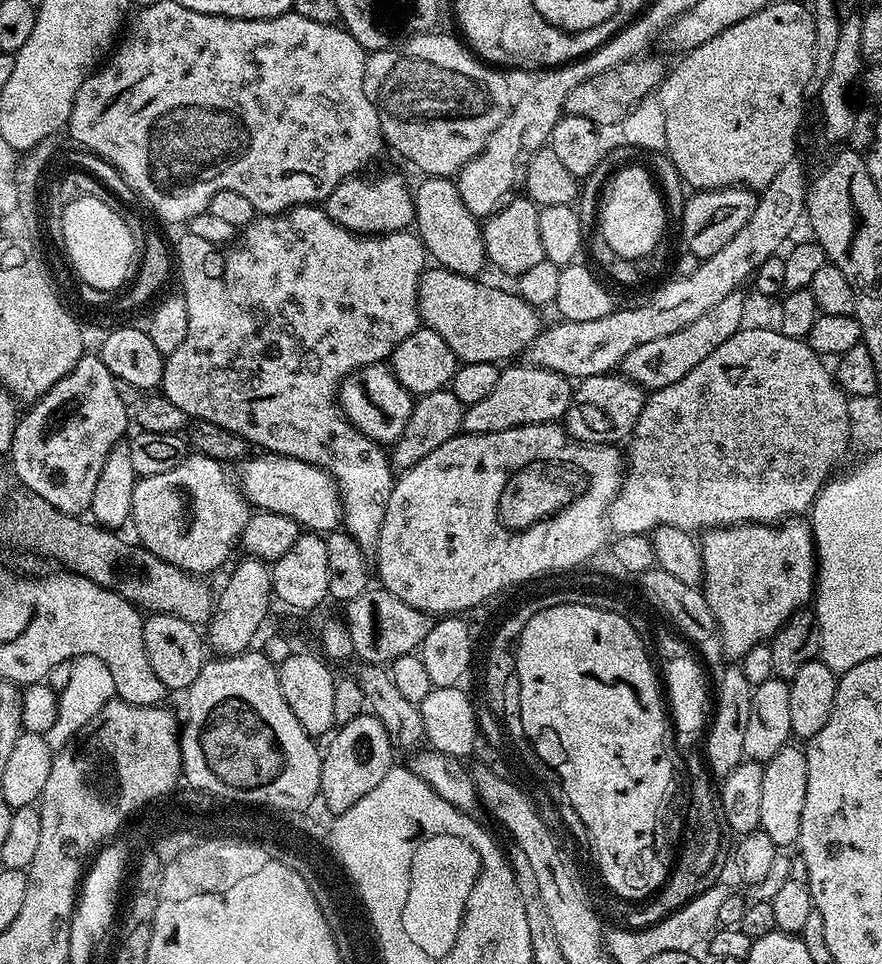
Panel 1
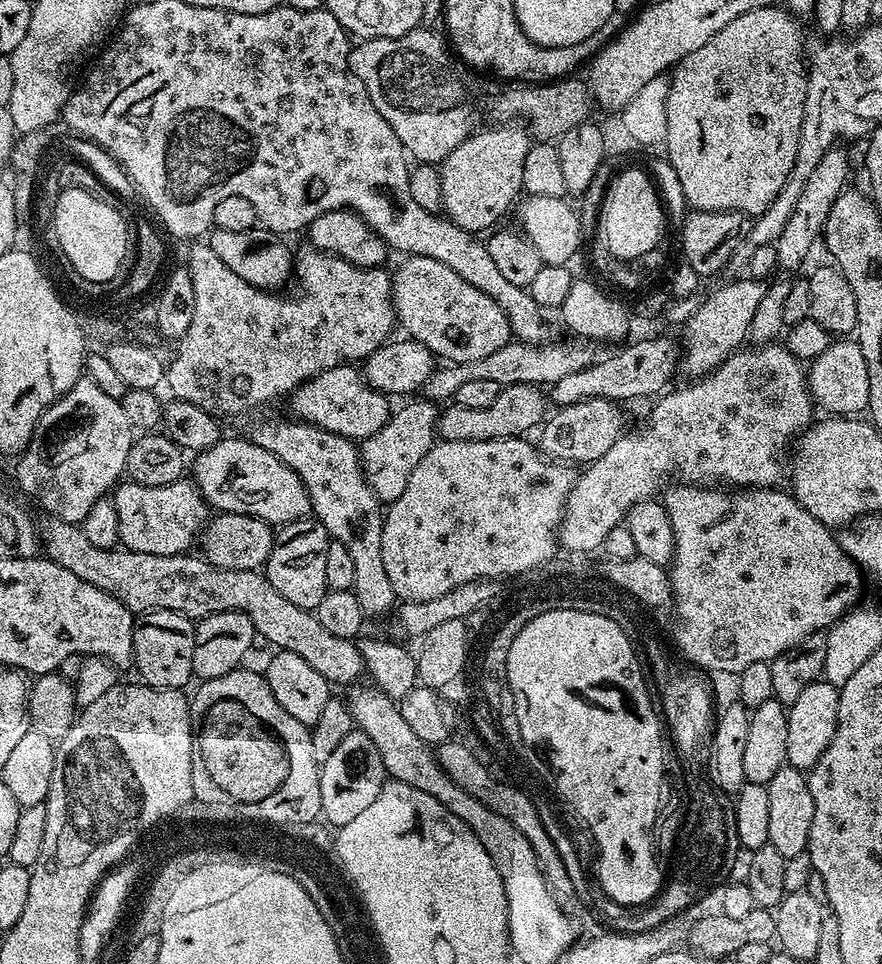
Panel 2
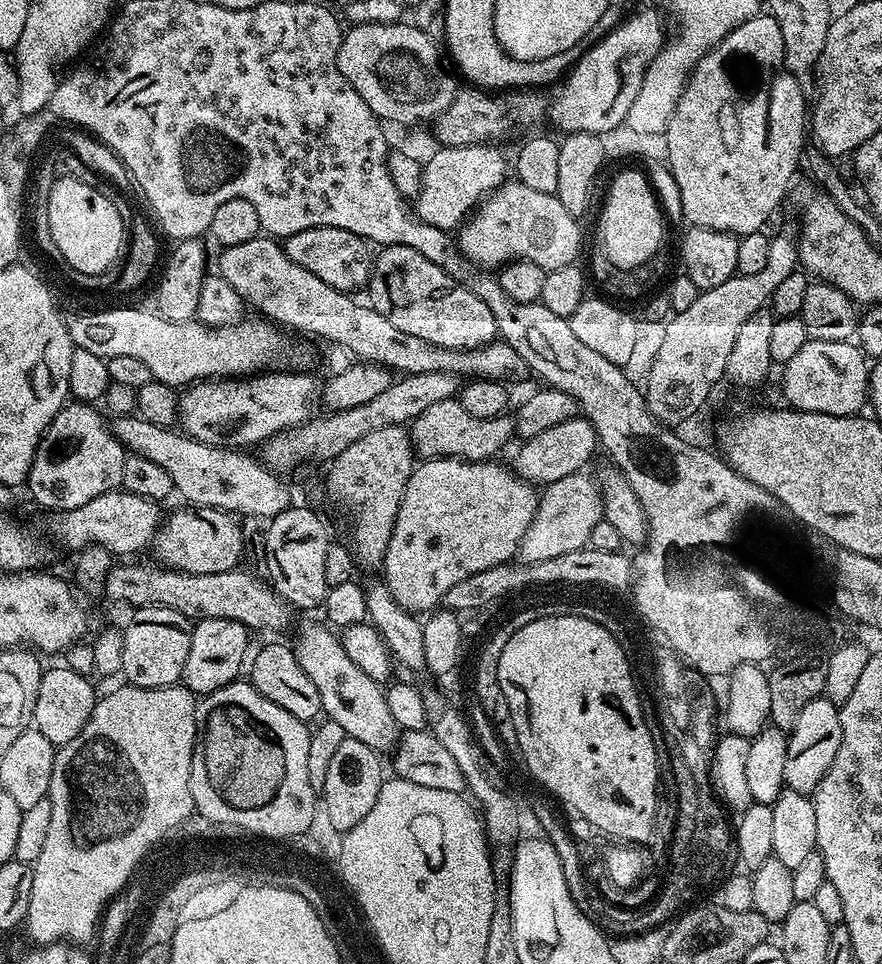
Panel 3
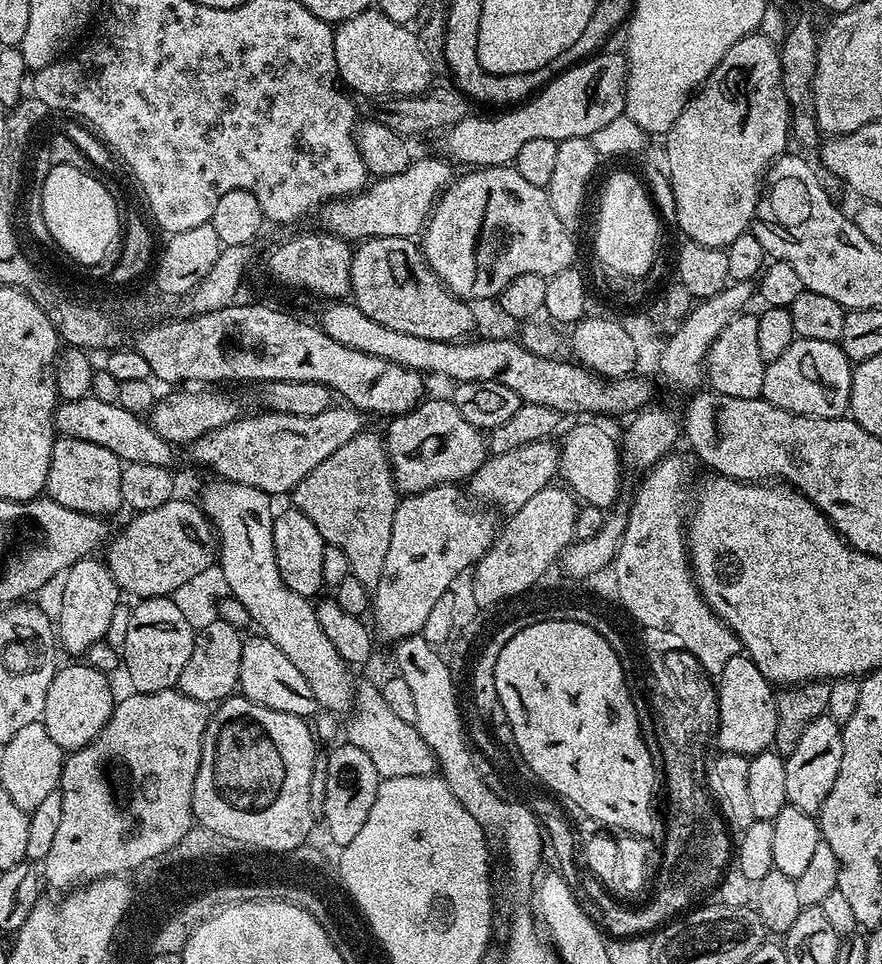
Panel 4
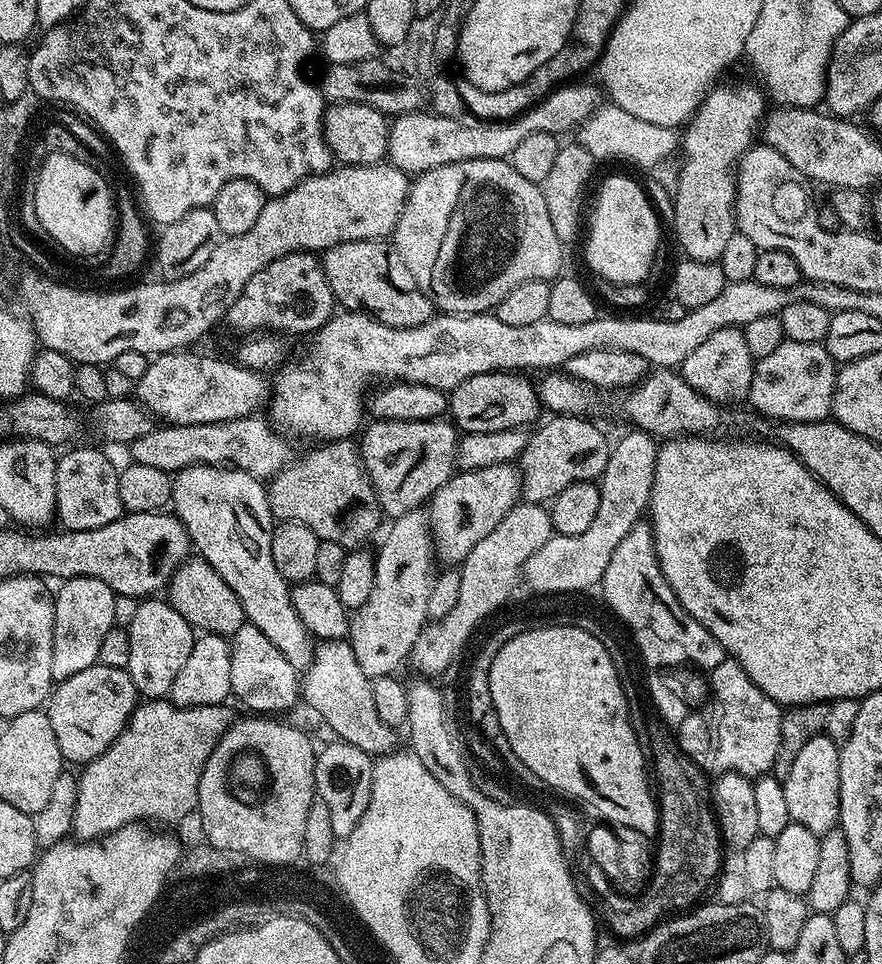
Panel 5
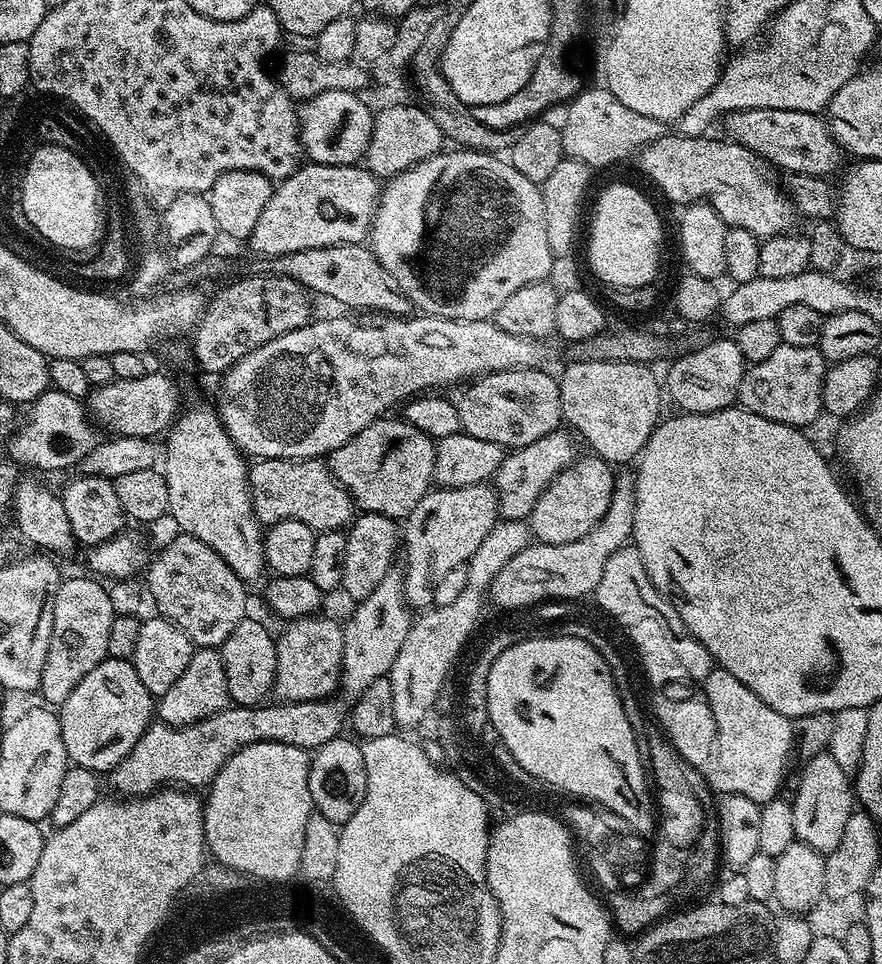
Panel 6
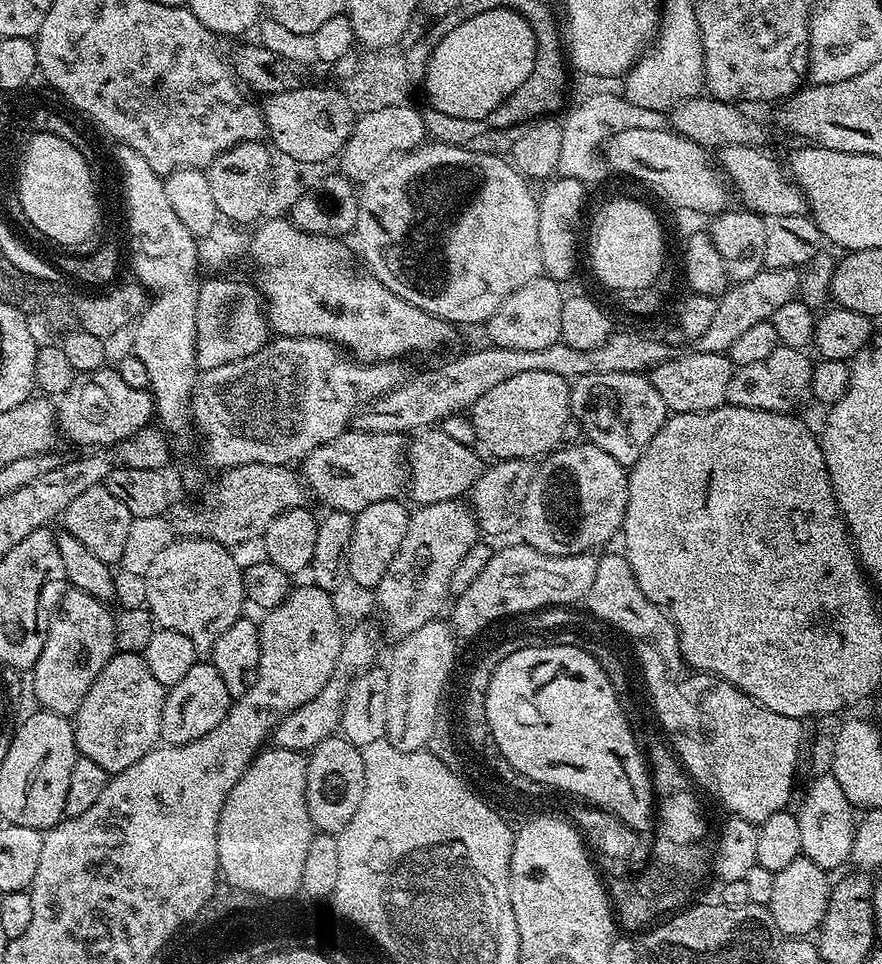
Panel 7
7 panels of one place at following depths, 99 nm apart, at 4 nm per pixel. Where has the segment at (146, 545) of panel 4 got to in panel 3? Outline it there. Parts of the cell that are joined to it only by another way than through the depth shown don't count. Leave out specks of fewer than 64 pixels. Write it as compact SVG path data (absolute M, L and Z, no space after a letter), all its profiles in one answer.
M183 507L178 509L169 520L167 517L162 526L162 540L164 536L165 546L176 548L175 568L190 574L218 574L239 569L240 559L244 556L244 532L240 529L241 521L233 513L224 512L221 508Z

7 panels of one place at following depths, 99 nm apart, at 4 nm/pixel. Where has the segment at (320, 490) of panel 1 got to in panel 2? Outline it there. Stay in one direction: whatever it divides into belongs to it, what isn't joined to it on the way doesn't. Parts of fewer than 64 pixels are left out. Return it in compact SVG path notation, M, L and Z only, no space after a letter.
M222 438L205 452L195 453L193 460L196 461L190 464L191 479L209 509L217 513L233 512L265 520L273 526L283 526L305 519L312 511L312 503L306 486L302 486L302 478L298 478L298 474L294 474L286 462L274 458L270 450L262 450L262 446L258 446L251 438Z

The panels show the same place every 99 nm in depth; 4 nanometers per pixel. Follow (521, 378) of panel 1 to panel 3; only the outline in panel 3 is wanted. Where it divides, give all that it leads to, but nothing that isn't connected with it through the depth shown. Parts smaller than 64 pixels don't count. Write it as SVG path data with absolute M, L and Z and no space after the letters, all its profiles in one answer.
M459 399L437 402L418 414L418 418L410 425L412 447L417 457L434 460L437 456L454 456L457 460L491 460L499 457L499 452L514 436L514 420L505 414L494 418L474 418L474 414L466 414Z

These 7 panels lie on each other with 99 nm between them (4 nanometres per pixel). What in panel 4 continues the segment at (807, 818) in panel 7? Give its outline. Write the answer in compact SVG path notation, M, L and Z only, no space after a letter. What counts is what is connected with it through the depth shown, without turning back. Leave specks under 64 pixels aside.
M825 714L810 722L794 746L794 754L786 757L786 798L788 804L803 812L819 813L826 802L827 795L834 787L843 756L843 734L841 725Z

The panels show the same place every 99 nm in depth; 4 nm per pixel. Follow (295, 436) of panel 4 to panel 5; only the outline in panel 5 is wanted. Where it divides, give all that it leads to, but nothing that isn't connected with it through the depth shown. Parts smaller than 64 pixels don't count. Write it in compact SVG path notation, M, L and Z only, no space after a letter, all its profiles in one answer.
M259 415L243 416L230 422L218 422L217 424L164 424L153 426L142 438L133 440L130 445L131 463L142 466L155 466L158 470L169 474L180 472L195 464L219 464L229 468L241 468L246 474L257 476L262 481L269 481L272 477L288 467L294 459L292 448L279 436L281 433L267 419L259 420Z

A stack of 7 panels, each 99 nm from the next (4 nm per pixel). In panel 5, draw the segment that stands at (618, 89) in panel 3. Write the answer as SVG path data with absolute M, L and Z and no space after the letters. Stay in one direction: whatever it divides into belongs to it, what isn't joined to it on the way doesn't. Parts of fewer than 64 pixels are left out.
M568 82L563 86L545 96L539 104L529 107L527 112L520 116L515 116L512 120L476 120L469 122L464 118L437 116L431 110L421 110L419 112L407 112L395 117L388 125L388 155L387 163L393 164L398 170L409 174L419 174L429 172L438 166L446 166L450 162L462 162L463 160L508 160L522 138L527 138L529 134L560 134L556 132L568 132L579 129L580 125L590 118L602 104L602 92L595 83L580 84L581 82Z

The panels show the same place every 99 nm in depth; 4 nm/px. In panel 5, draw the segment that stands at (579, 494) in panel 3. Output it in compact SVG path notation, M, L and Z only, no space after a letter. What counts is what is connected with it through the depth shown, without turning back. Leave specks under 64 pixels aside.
M527 502L514 505L510 514L506 514L506 518L502 518L502 522L498 522L498 526L494 526L494 530L490 530L490 534L486 534L486 538L482 538L482 542L478 542L464 563L459 565L460 585L454 610L450 610L446 618L425 624L422 634L418 634L418 642L414 642L410 657L410 664L420 671L417 673L436 678L439 672L446 671L451 664L453 666L466 640L479 629L476 627L480 620L486 619L507 602L516 583L521 583L524 564L530 554L542 550L553 534L552 514L545 505Z

